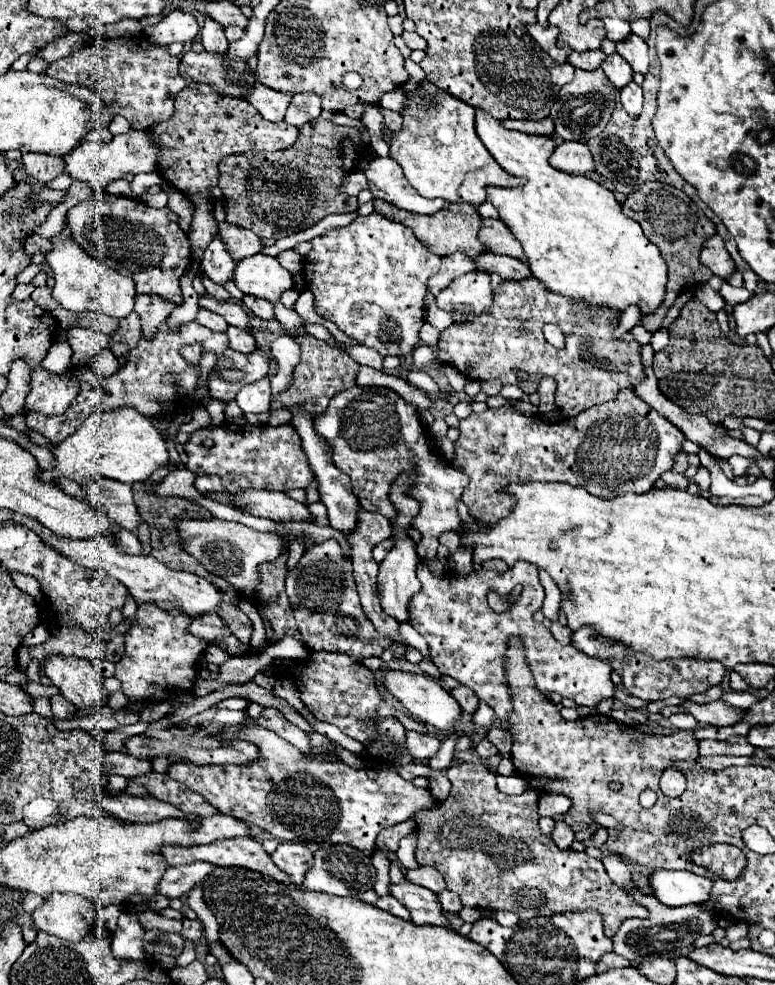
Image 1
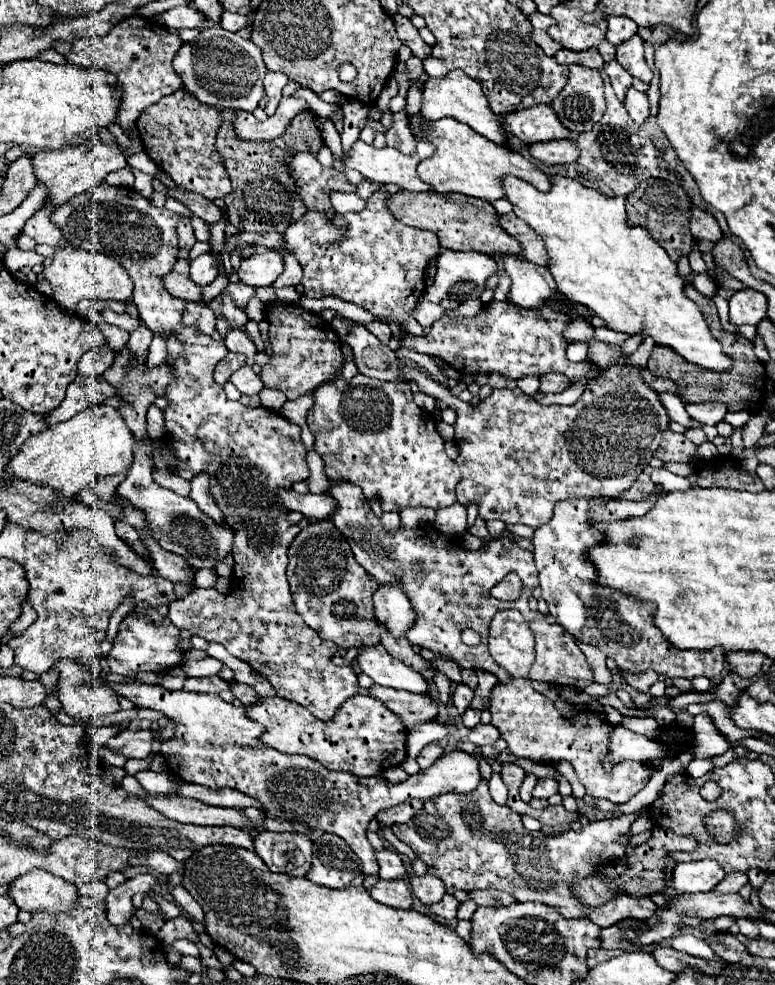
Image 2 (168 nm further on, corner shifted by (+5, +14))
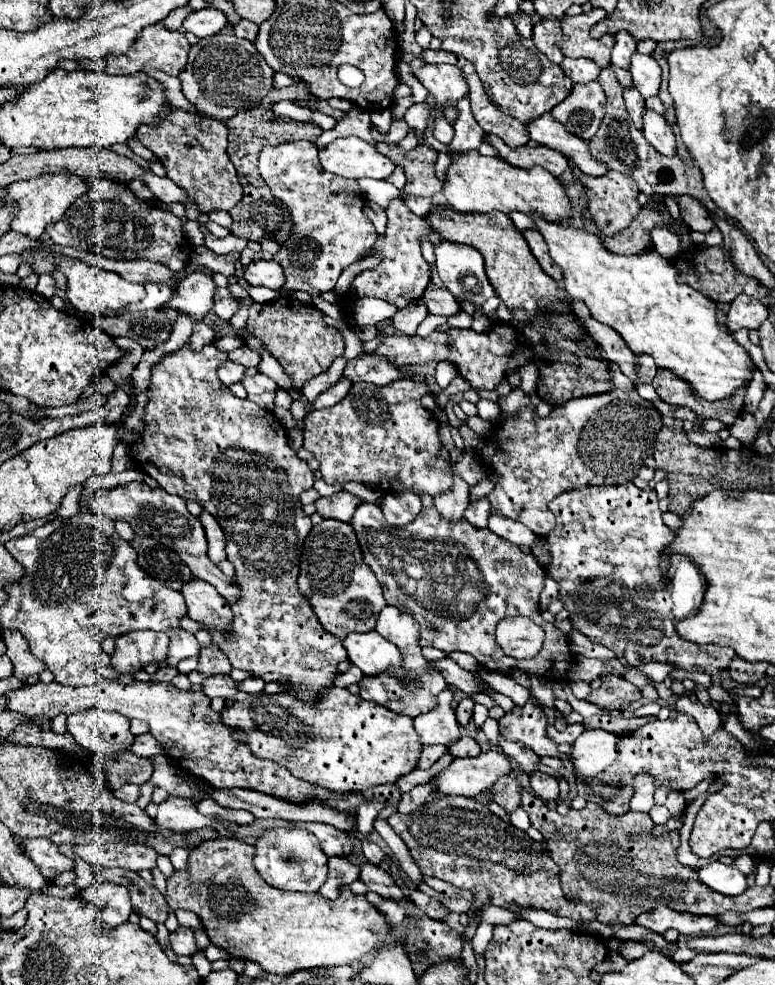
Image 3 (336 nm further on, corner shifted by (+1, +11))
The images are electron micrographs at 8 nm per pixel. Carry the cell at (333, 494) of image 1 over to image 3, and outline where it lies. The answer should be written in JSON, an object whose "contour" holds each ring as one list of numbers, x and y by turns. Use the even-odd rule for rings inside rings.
{"contour":[[361,503,353,515,351,525,363,549,365,563,373,569,379,583,383,585,387,603,409,613,421,625,421,641,419,641,421,647,437,647,445,655,449,655,451,651,469,653,477,659,477,663,483,669,497,671,497,673,505,673,509,669,521,669,525,673,539,675,547,681,561,681,567,677,567,669,573,663,567,635,563,635,553,623,543,621,539,611,539,593,545,581,545,571,535,561,533,555,521,553,519,545,513,545,497,537,489,529,477,529,467,519,447,521,441,517,441,513,435,507,429,509,423,507,423,511,415,517,415,521,411,521,407,527,391,527,389,523,385,523,379,505],[515,615,529,617,545,631,543,649,533,659,515,661,513,657,507,657,495,641,497,623,501,619,515,617]]}

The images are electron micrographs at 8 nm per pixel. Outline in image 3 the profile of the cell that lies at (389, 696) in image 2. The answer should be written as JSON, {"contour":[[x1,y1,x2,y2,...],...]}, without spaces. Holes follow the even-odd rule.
{"contour":[[387,605,377,617,375,631,379,635,383,635,385,639,389,639,393,645,397,645,397,649,401,651,401,657,403,657,401,671,397,671,397,675,369,675,369,677,365,675,359,681,359,689,361,689,359,697,365,701,375,701,389,711,395,711,399,715,407,715,411,719,435,709,437,695,447,687,447,683,445,683,445,679,441,679,441,675,437,675,437,671,429,671,429,663,421,655,417,621,413,621,411,615,403,613,401,609]]}

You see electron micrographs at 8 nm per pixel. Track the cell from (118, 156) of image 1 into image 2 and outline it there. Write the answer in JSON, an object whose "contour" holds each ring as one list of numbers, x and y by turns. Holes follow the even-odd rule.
{"contour":[[93,138,93,140,83,142,83,144,65,146,61,150,37,150,33,154,33,166,35,166,37,180,49,188,47,200,53,206,59,206,65,200,73,198,81,192,87,192,95,184,103,182,109,172,125,168,125,156,123,156,117,142,103,144,99,138]]}

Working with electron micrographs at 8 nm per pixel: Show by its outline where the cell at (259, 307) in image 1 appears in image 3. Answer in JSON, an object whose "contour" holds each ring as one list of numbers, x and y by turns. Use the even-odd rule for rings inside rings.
{"contour":[[227,287,215,289,215,297,213,299,215,299,215,305,213,305,211,313,215,313,223,321,229,321,237,313,237,309,239,309,239,301,235,301,231,297,231,293,229,293]]}

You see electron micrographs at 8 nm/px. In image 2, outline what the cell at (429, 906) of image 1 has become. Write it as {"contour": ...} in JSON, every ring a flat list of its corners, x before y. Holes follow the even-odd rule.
{"contour":[[383,850,383,852,375,852,375,856,377,856,377,862,381,866,379,878,383,878,383,880,405,880,407,870,405,870,405,864,397,852]]}

